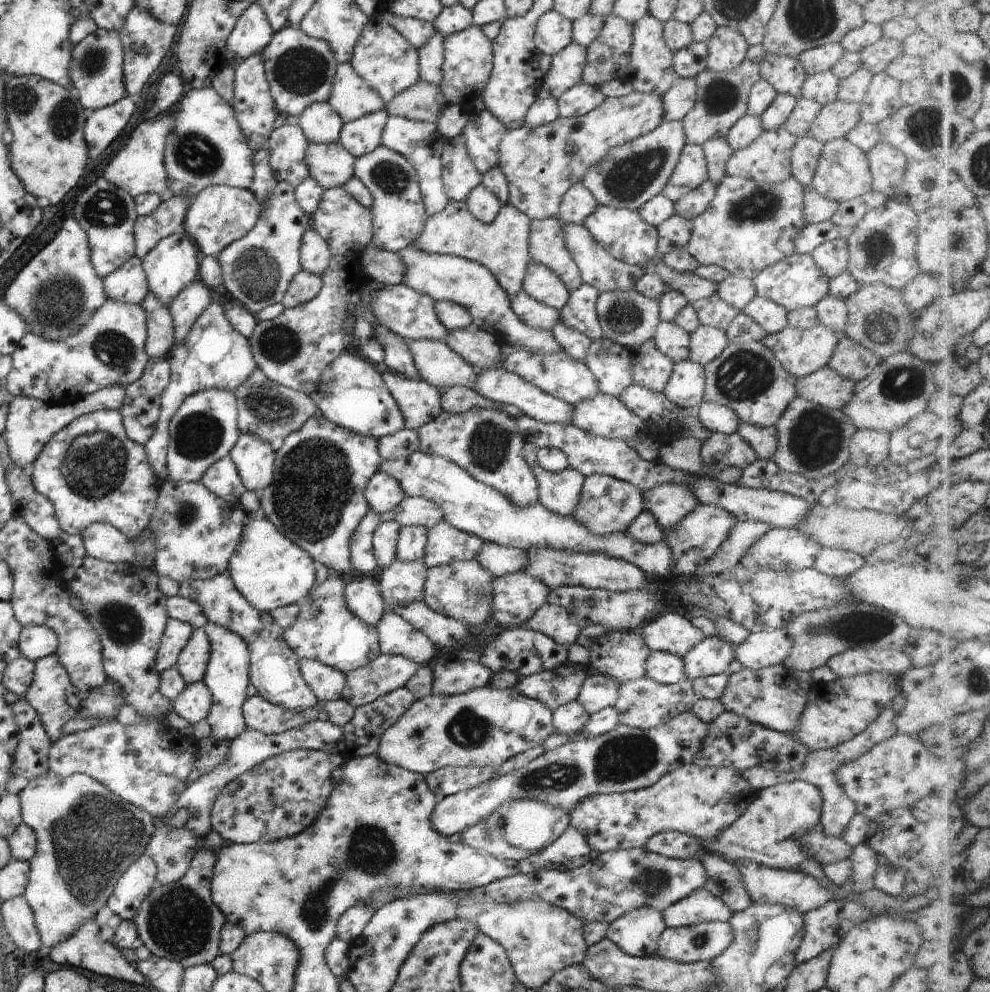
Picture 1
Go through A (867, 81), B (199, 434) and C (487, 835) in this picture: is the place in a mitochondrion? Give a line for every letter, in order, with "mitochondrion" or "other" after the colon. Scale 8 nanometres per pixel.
A: other
B: mitochondrion
C: mitochondrion

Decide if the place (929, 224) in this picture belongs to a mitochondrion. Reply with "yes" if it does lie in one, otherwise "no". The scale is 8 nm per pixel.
no

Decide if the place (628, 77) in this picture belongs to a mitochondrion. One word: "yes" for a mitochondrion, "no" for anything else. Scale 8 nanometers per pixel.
no

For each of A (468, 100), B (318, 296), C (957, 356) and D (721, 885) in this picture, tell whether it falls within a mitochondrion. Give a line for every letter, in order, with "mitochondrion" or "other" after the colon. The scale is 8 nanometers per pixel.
A: other
B: other
C: other
D: other

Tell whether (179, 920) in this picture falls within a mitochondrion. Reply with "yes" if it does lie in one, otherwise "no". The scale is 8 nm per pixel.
yes

